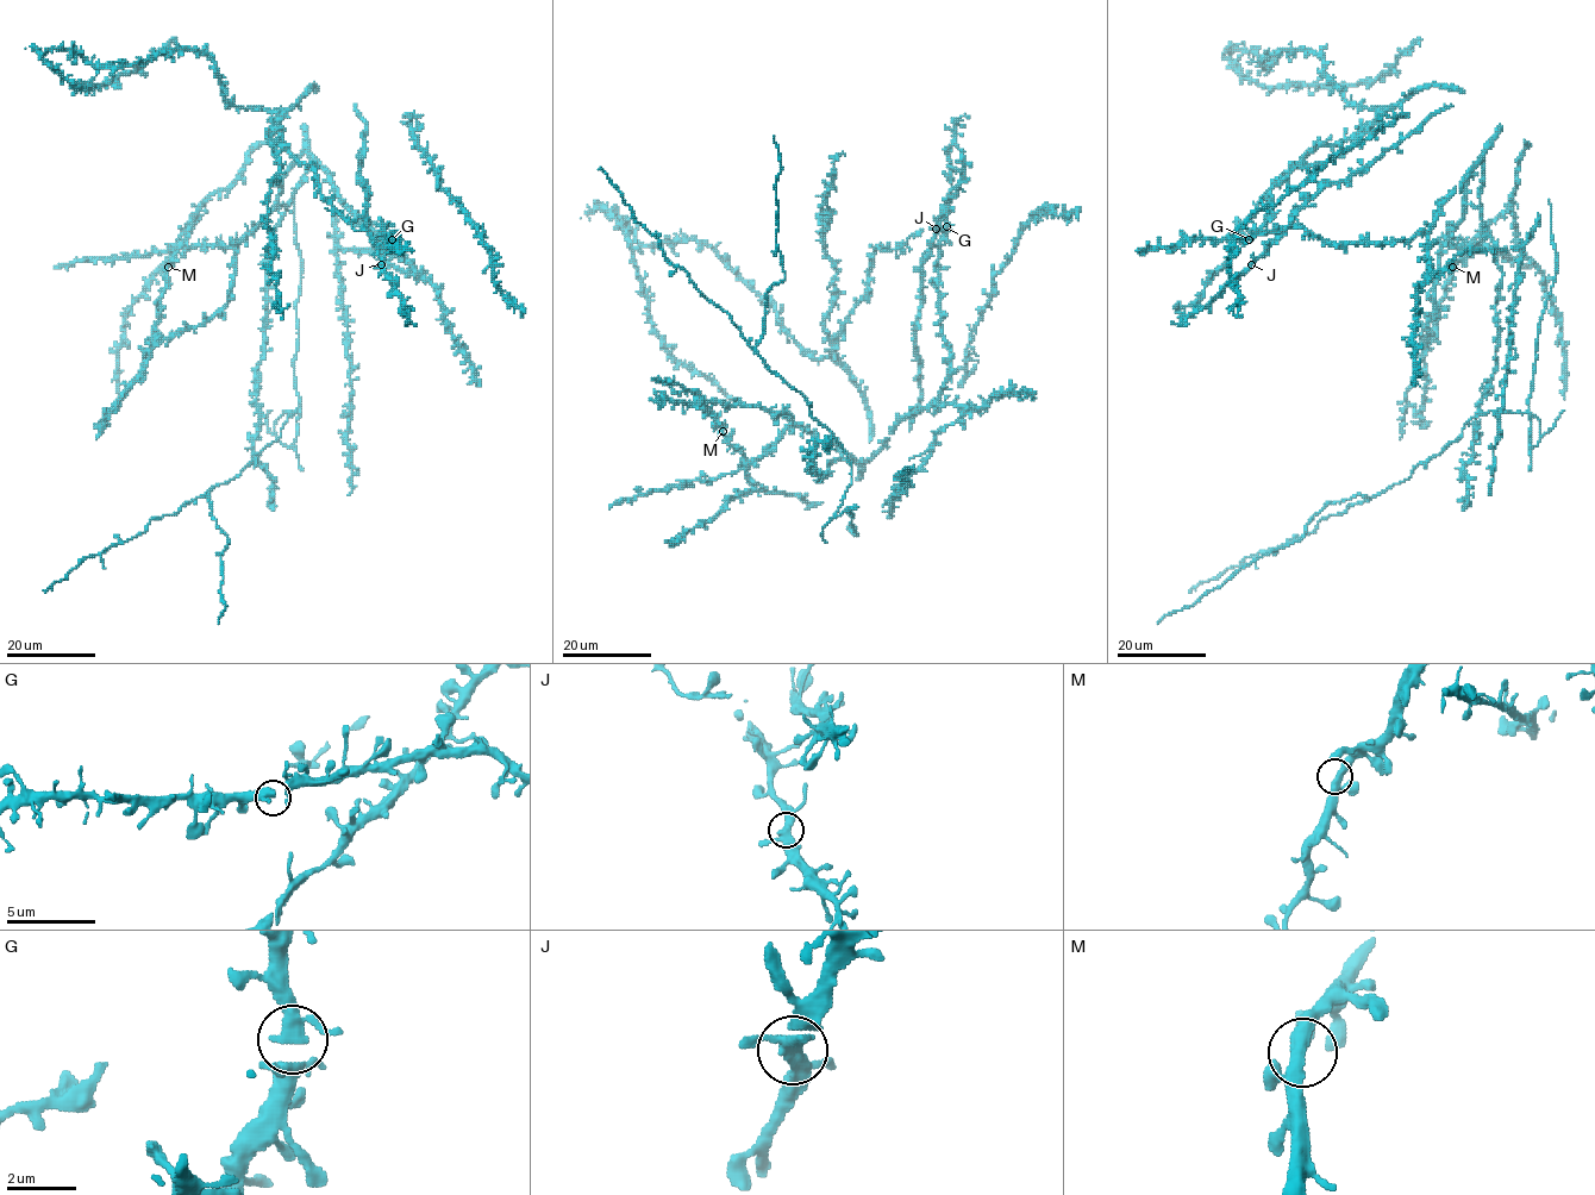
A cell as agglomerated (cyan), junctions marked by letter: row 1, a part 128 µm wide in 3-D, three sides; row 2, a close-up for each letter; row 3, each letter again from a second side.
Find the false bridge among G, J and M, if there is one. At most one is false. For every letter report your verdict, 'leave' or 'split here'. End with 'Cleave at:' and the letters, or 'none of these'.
G: leave
J: leave
M: leave
Cleave at: none of these

